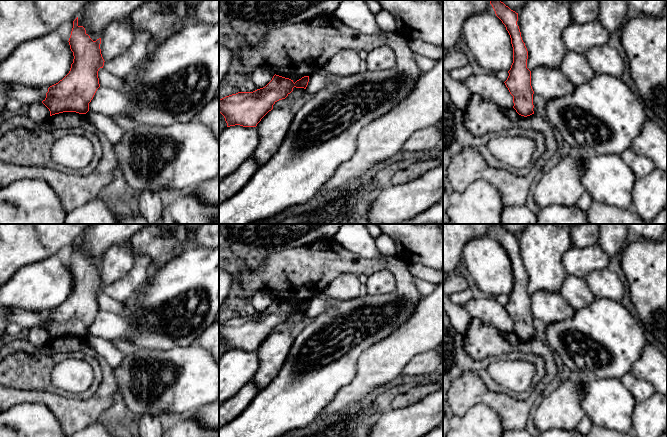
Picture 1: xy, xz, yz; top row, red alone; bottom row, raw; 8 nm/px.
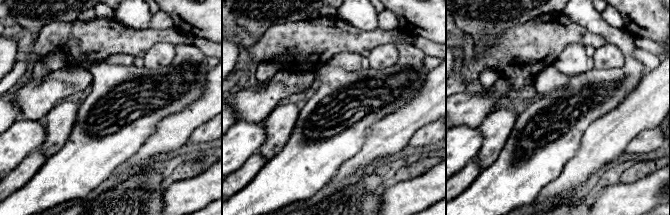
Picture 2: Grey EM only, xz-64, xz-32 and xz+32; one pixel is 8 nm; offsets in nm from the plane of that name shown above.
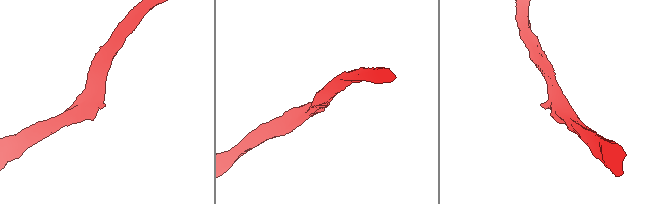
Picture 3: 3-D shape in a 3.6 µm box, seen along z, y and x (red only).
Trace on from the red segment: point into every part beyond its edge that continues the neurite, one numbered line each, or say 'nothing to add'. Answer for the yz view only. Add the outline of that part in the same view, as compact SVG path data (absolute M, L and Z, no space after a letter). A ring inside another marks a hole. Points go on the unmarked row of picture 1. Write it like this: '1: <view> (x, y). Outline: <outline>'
nothing to add

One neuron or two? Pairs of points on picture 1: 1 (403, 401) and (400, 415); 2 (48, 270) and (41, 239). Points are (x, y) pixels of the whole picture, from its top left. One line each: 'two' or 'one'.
1: two
2: two

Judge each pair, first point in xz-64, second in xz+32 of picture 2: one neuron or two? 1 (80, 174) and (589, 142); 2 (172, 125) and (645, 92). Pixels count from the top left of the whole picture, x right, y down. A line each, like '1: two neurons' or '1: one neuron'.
1: two neurons
2: one neuron

